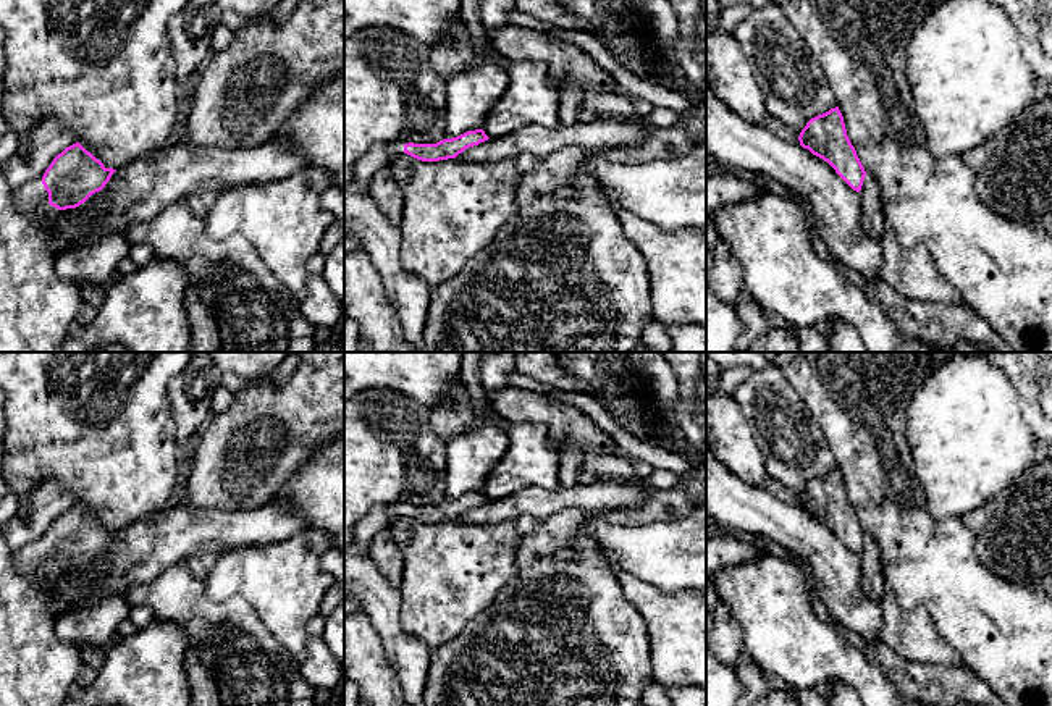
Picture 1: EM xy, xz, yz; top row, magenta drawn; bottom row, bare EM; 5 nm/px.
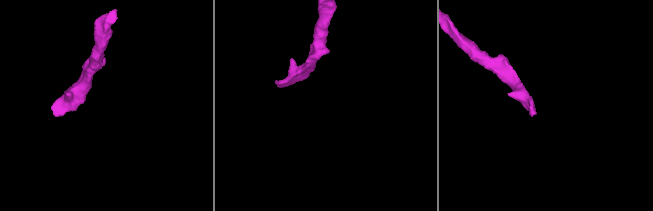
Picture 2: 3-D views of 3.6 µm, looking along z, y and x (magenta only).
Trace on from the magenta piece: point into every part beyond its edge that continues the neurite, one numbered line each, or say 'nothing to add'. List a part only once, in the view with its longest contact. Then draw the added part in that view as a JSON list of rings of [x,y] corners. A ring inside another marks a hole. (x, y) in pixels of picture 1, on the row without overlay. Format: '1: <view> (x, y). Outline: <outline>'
1: xy (31, 559). Outline: [[[42,541],[29,543],[16,553],[16,567],[32,578],[42,575],[44,565],[48,565],[48,554]]]

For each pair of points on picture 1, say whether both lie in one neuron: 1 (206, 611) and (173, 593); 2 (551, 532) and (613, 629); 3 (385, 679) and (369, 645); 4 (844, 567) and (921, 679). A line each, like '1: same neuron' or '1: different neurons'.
1: same neuron
2: same neuron
3: same neuron
4: different neurons

